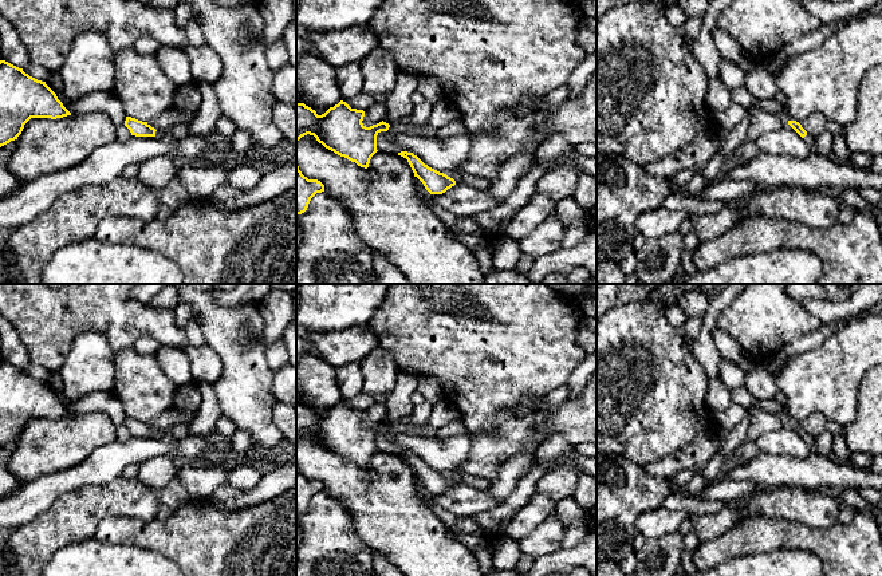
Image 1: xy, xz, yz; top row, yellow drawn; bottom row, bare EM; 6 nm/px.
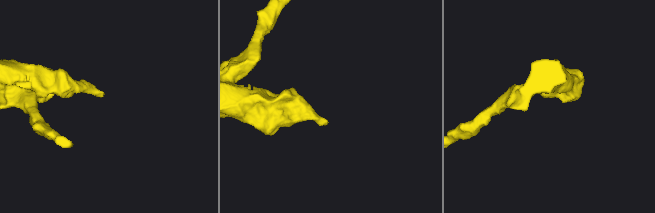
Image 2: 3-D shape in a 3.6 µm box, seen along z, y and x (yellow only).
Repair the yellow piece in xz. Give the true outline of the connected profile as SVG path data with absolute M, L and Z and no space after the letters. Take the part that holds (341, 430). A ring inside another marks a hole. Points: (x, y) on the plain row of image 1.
M343 401L322 415L296 402L296 443L307 434L314 435L326 449L367 469L378 451L377 435L387 431L390 425L382 421L366 427L362 423L363 417L363 410L351 409Z

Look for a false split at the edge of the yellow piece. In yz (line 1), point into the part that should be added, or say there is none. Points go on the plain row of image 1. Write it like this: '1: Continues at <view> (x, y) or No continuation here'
1: No continuation here

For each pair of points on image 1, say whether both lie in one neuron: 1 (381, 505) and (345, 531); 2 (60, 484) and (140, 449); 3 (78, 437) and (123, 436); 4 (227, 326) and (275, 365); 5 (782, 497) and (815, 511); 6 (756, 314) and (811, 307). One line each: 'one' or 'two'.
1: two
2: one
3: two
4: two
5: one
6: two

